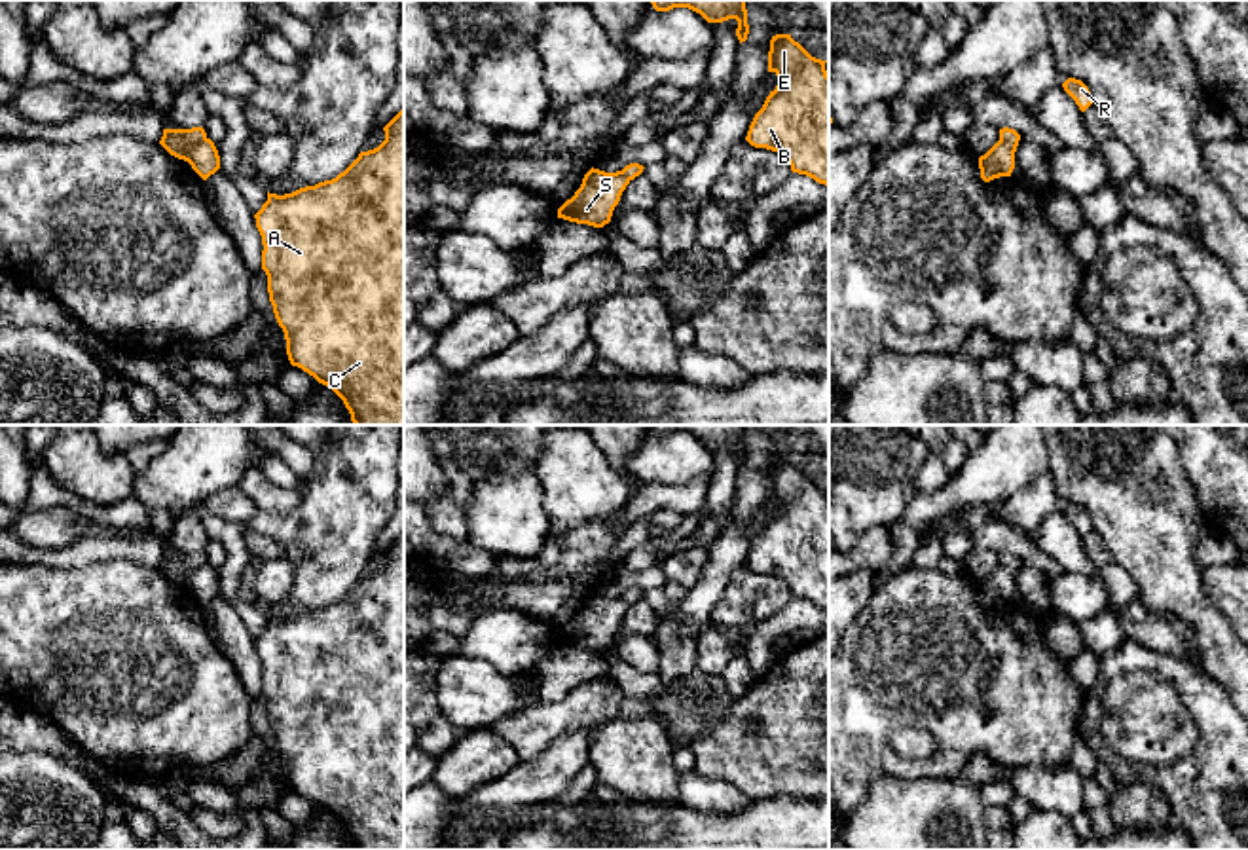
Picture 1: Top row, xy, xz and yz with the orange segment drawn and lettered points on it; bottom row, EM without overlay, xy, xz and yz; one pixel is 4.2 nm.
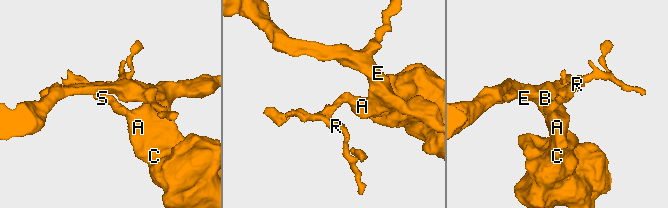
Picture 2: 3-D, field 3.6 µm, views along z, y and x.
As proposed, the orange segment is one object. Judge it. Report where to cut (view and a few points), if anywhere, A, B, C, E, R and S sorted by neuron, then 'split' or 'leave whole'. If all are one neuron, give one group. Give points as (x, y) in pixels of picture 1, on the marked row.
xy (205, 137), (186, 160) | A B C E / R S | split

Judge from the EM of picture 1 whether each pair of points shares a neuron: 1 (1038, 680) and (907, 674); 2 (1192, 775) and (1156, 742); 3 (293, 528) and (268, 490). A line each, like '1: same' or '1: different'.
1: same
2: different
3: different

